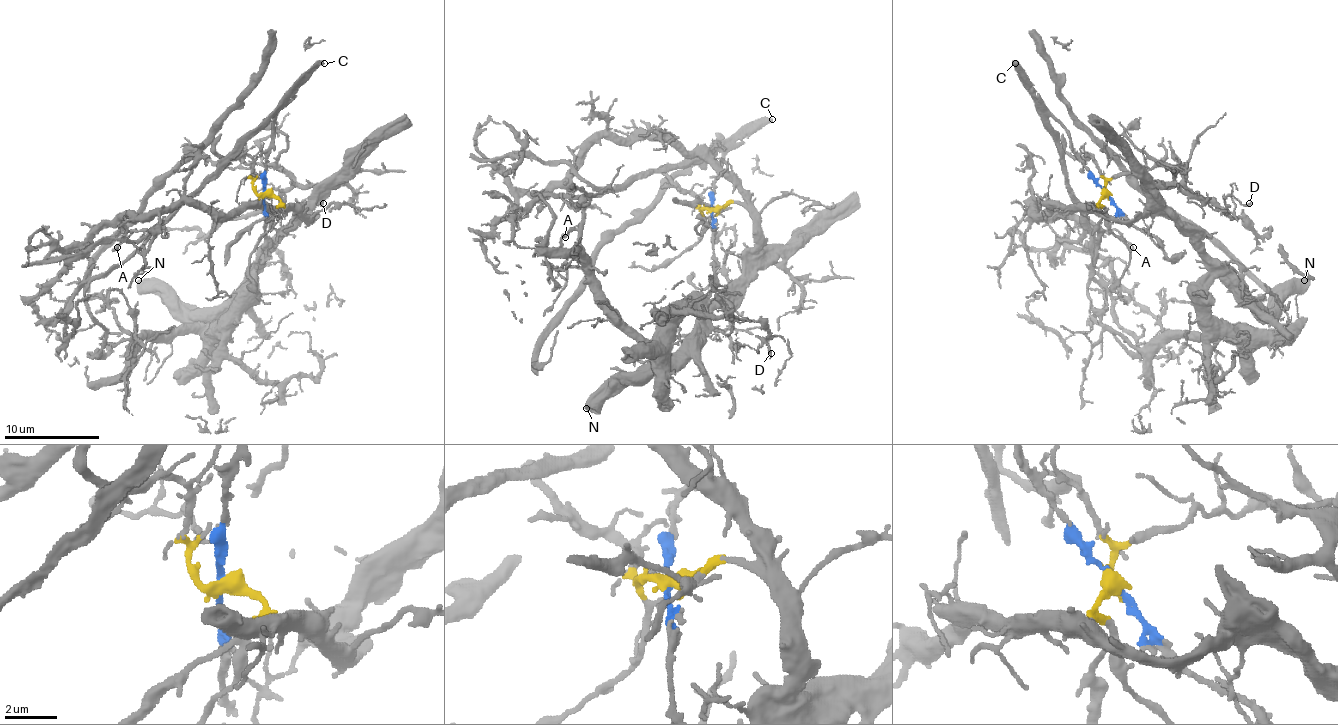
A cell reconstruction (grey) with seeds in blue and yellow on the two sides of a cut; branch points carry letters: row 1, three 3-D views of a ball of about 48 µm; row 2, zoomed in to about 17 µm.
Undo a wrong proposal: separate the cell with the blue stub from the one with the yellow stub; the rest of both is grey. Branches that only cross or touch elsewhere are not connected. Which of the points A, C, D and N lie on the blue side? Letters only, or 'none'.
C

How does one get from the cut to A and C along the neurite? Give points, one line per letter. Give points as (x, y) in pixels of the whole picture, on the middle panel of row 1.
A: (713, 210), (744, 196), (705, 160), (670, 143), (600, 138), (571, 177), (569, 201), (583, 220), (564, 236)
C: (713, 210), (713, 184), (720, 177), (722, 157), (746, 133), (753, 133), (772, 119)

